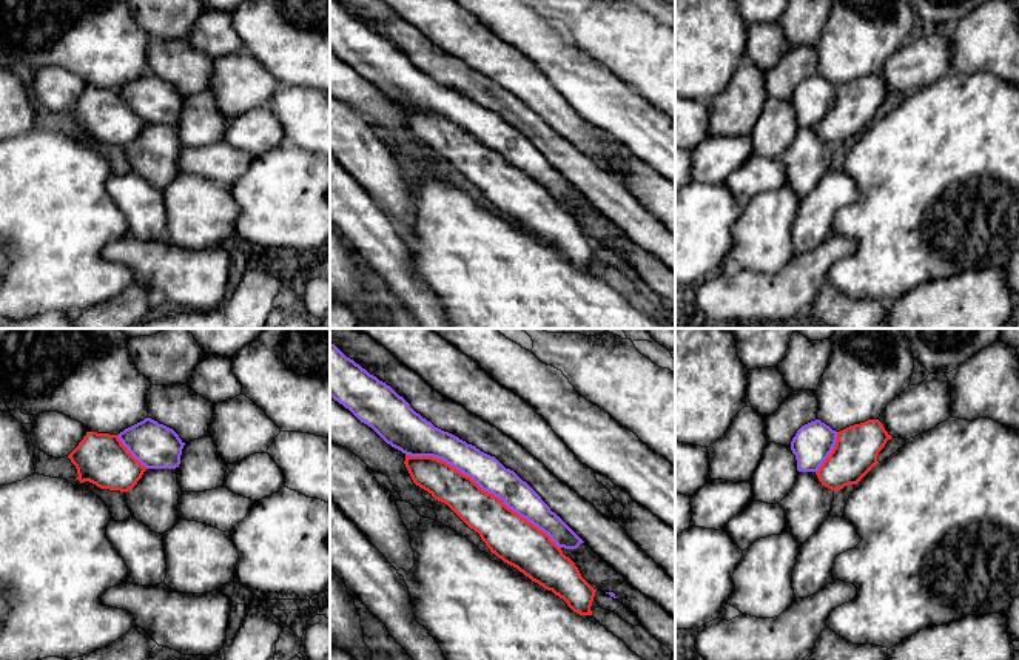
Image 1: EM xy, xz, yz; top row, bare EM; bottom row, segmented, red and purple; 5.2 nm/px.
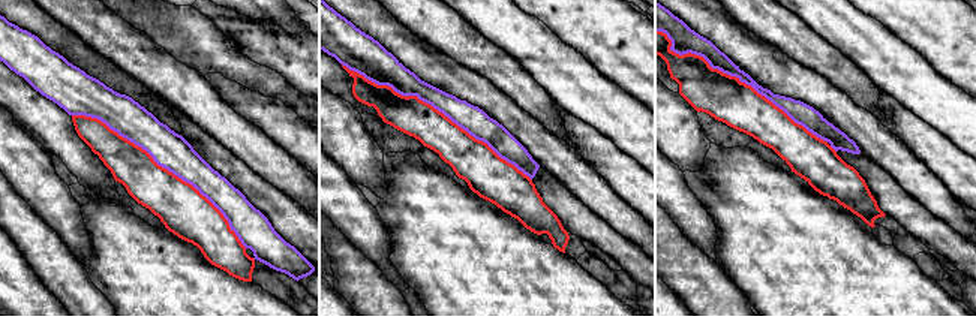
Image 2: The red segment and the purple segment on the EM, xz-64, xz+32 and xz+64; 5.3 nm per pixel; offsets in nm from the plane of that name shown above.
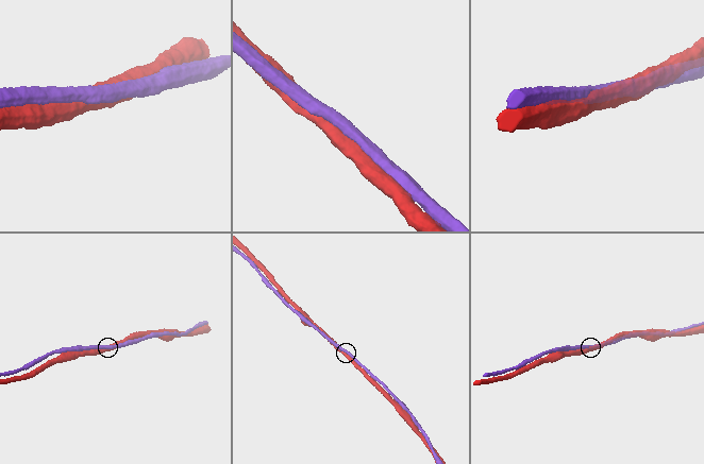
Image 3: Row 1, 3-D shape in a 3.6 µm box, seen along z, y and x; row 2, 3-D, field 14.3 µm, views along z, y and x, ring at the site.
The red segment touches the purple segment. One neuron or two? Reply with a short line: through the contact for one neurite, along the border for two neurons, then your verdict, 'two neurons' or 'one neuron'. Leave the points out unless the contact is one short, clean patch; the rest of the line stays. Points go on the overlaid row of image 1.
one neuron

